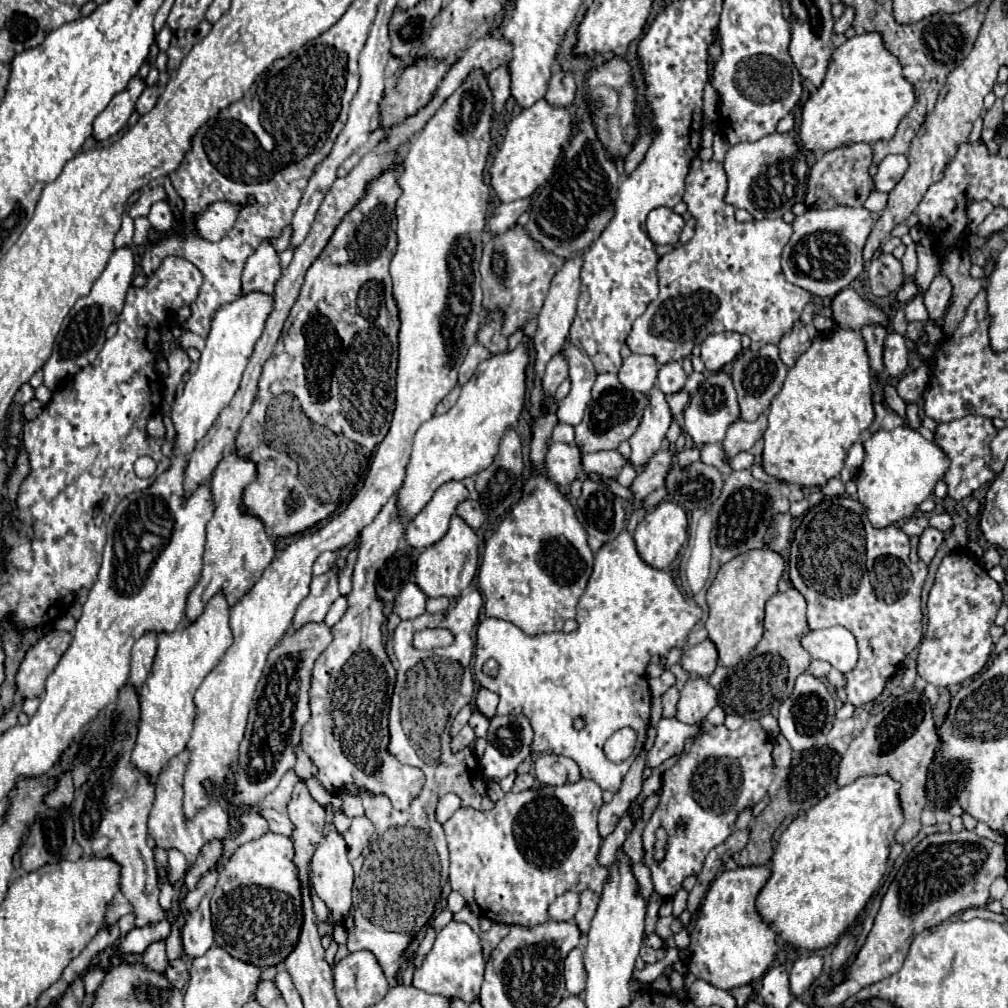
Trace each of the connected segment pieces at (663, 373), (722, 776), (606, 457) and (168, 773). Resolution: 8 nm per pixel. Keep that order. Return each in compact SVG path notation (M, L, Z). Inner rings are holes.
M678 361L668 363L658 371L658 387L664 395L680 393L684 391L684 385L686 385L686 373Z
M746 721L736 731L726 729L726 725L708 729L678 757L672 769L662 773L660 803L642 833L642 863L652 871L654 891L662 899L674 897L676 891L682 889L686 877L702 871L708 851L726 841L742 809L752 807L756 799L766 795L777 771L777 767L772 767L772 743L768 733L758 721ZM658 827L668 831L670 843L662 863L652 861L654 833Z
M596 451L582 457L584 471L596 473L608 479L616 479L620 469L626 465L626 459L618 451Z
M188 751L172 757L172 761L168 761L168 765L162 769L158 783L156 783L156 801L154 801L150 817L148 817L148 835L154 837L156 847L162 847L162 849L176 847L178 851L182 851L188 861L188 867L192 867L206 843L210 843L214 839L222 839L224 833L228 833L230 815L210 795L208 807L202 809L192 821L184 821L184 817L182 817L182 777L184 777L186 763L188 763Z

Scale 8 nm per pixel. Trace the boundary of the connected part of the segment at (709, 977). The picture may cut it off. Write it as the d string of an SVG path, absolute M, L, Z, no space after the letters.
M738 867L734 871L724 871L712 881L690 935L692 957L688 969L696 979L730 991L764 977L778 951L782 951L778 935L756 911L756 897L768 877L768 867Z

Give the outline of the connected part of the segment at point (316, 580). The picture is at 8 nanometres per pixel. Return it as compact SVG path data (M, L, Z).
M330 569L320 577L312 577L310 595L300 603L294 617L294 631L302 629L306 623L322 623L330 605L340 597L338 593L338 577L336 571Z

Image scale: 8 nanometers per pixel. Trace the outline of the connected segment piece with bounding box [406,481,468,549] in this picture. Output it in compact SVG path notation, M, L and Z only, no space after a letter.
M448 481L436 489L430 503L410 519L406 527L406 539L416 549L426 549L440 541L448 531L450 519L458 505L468 499L468 489L462 481Z

